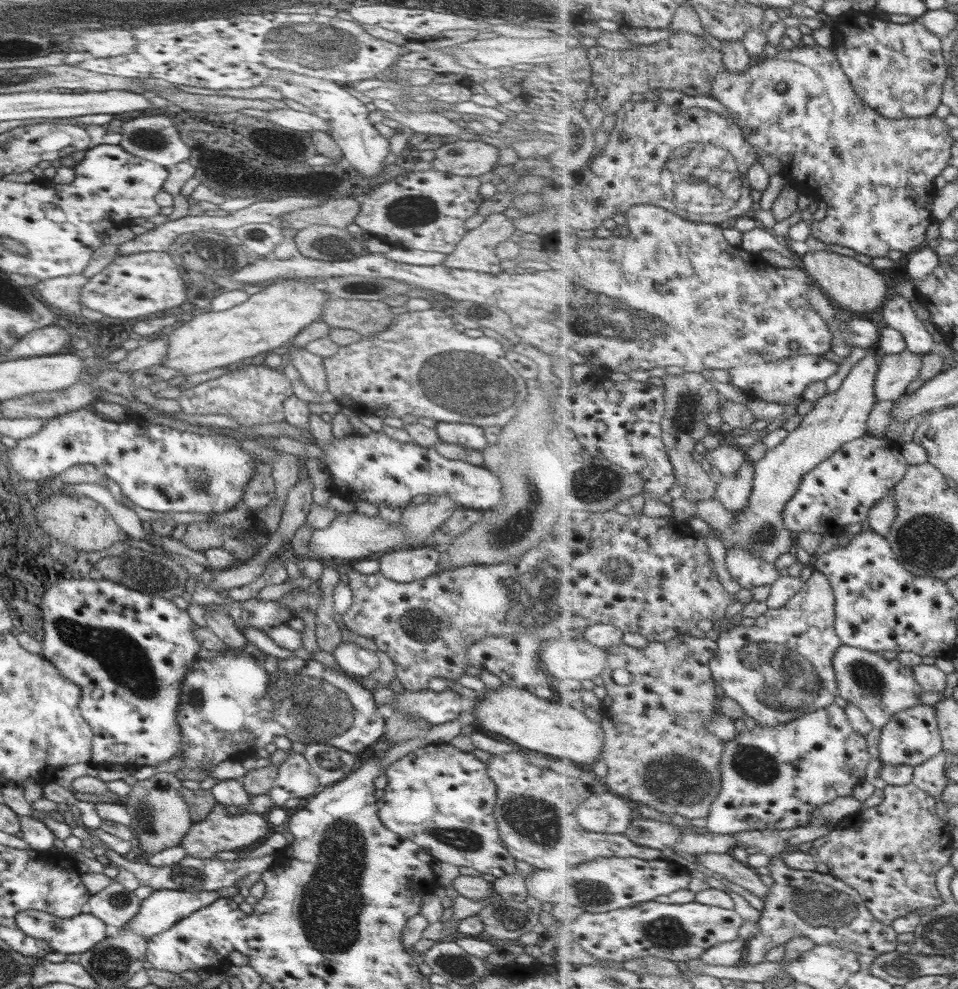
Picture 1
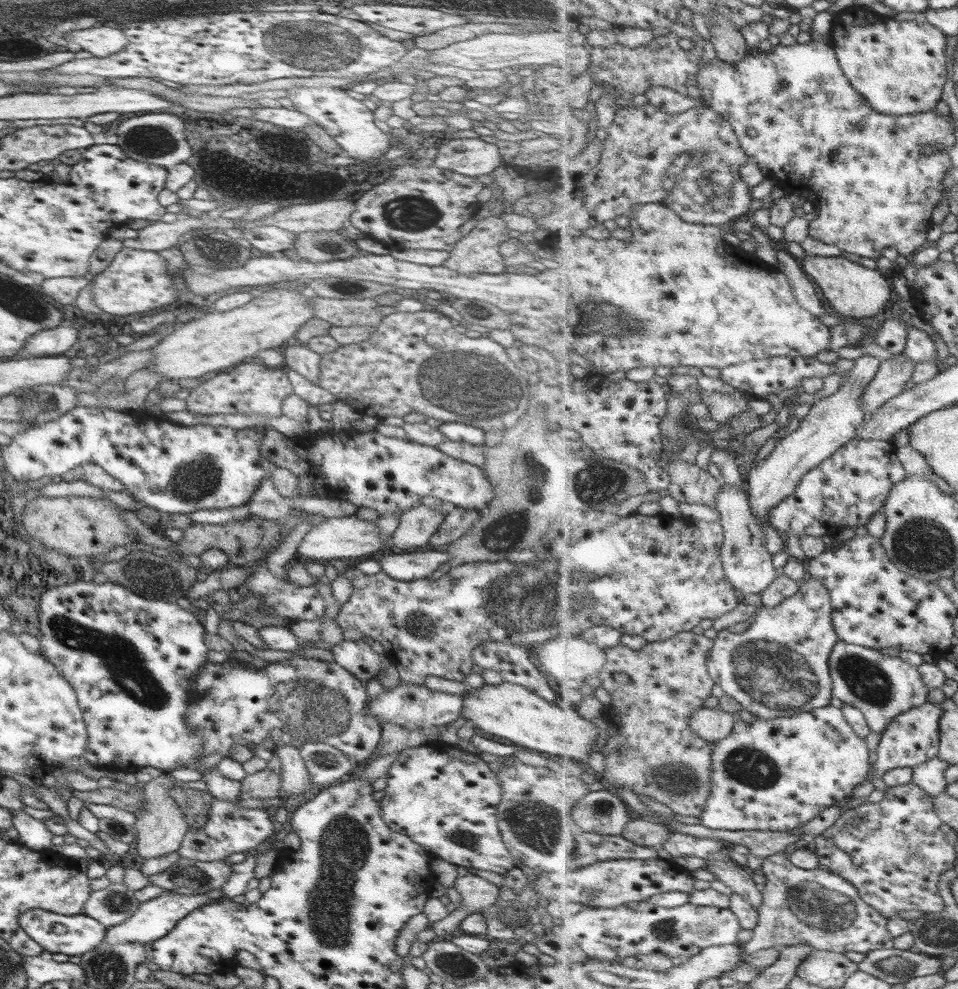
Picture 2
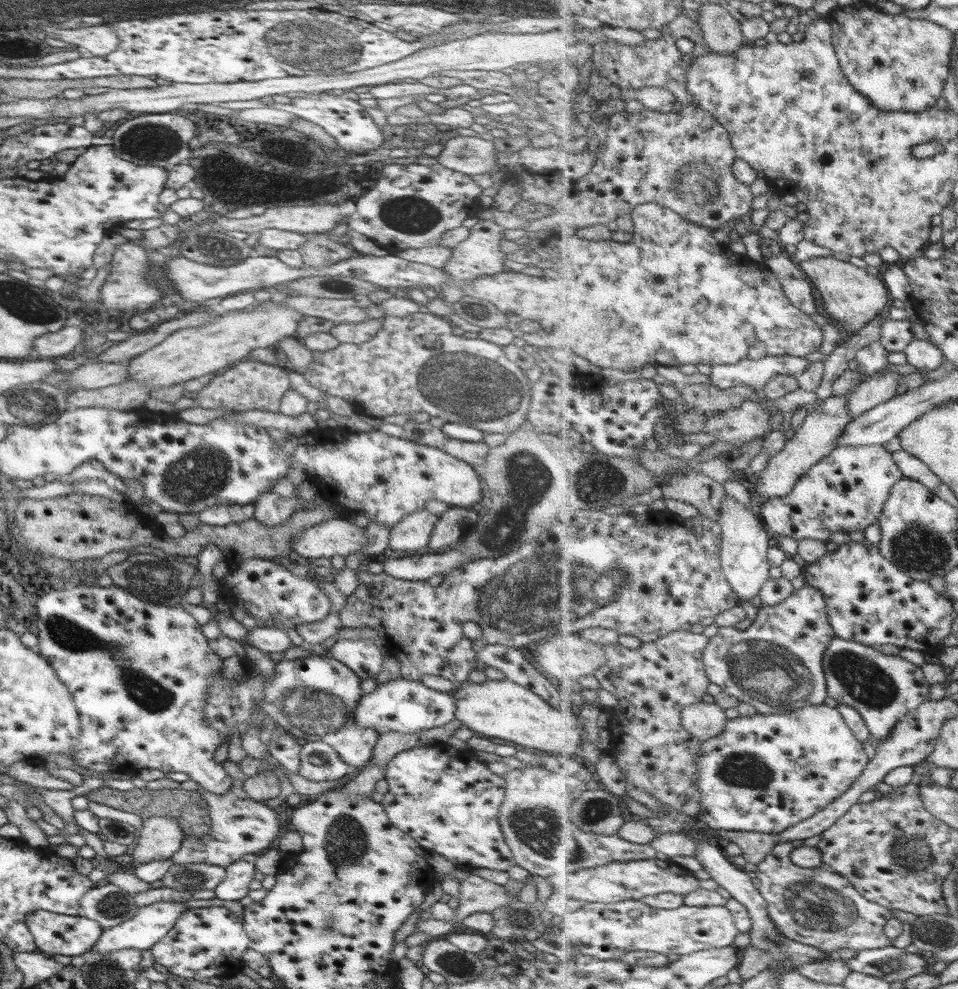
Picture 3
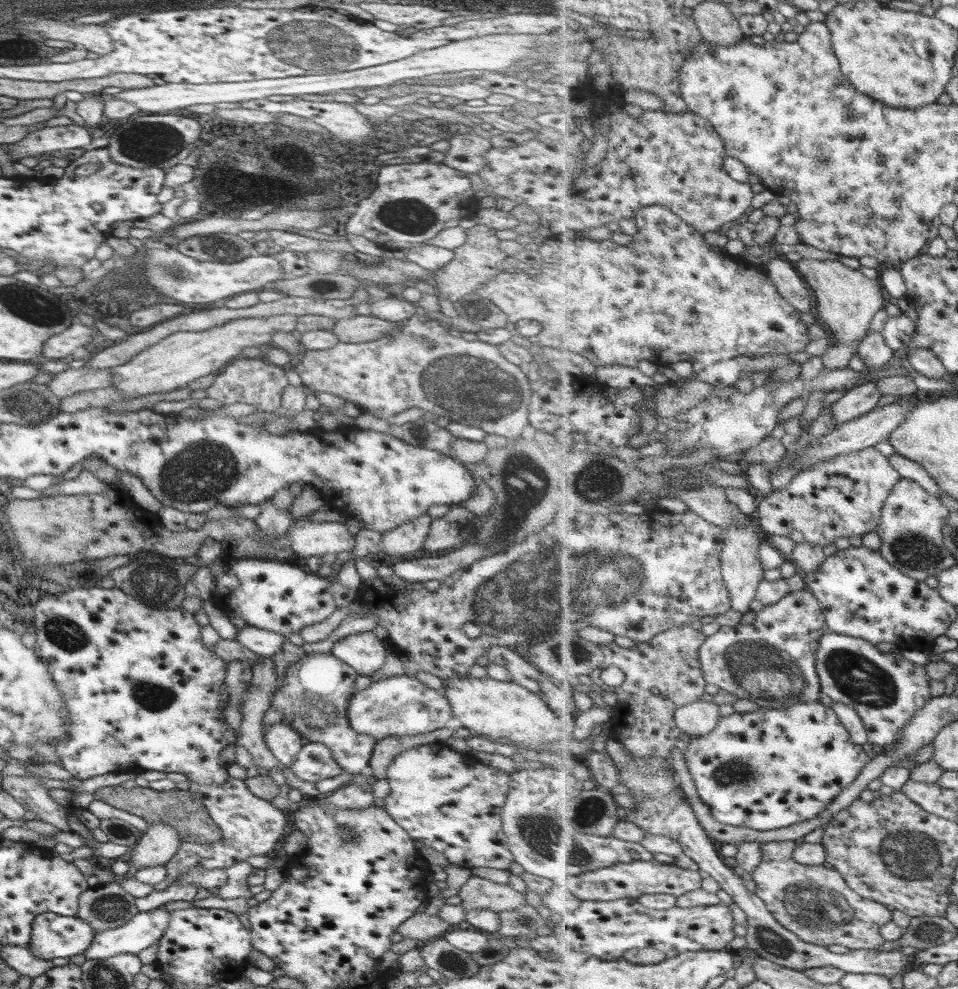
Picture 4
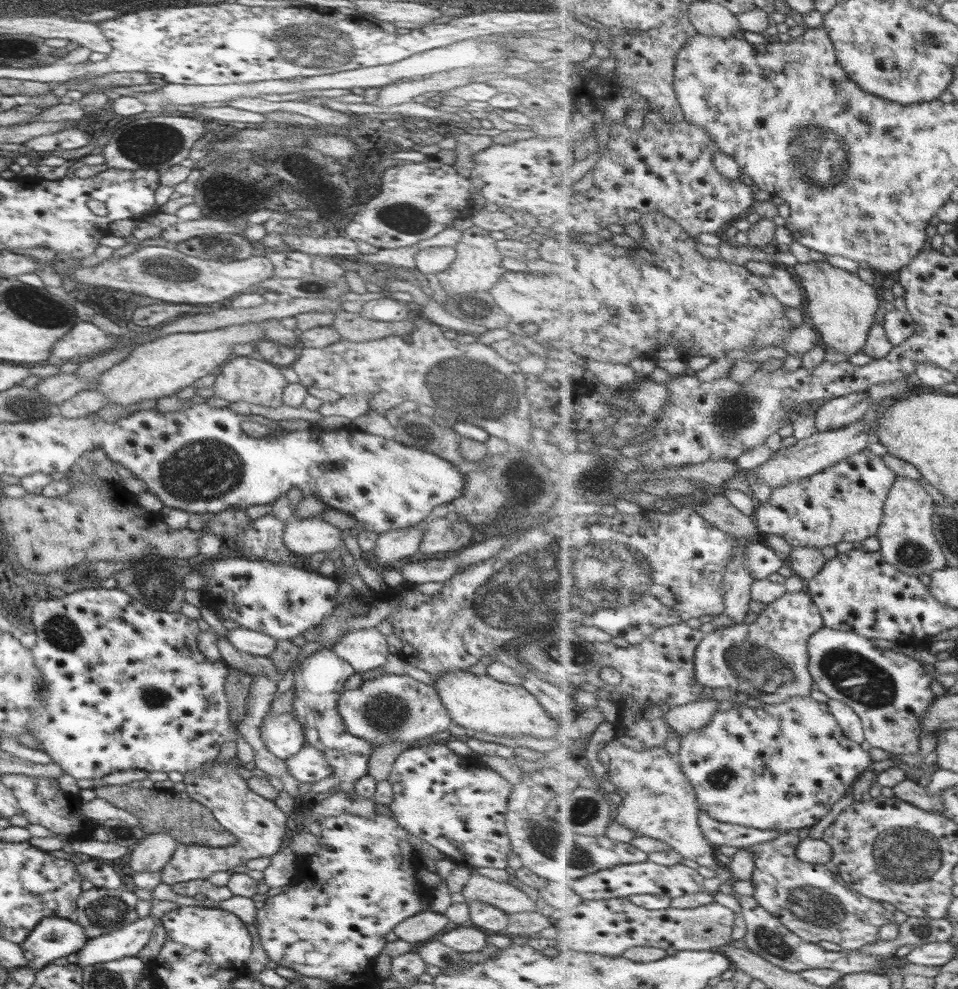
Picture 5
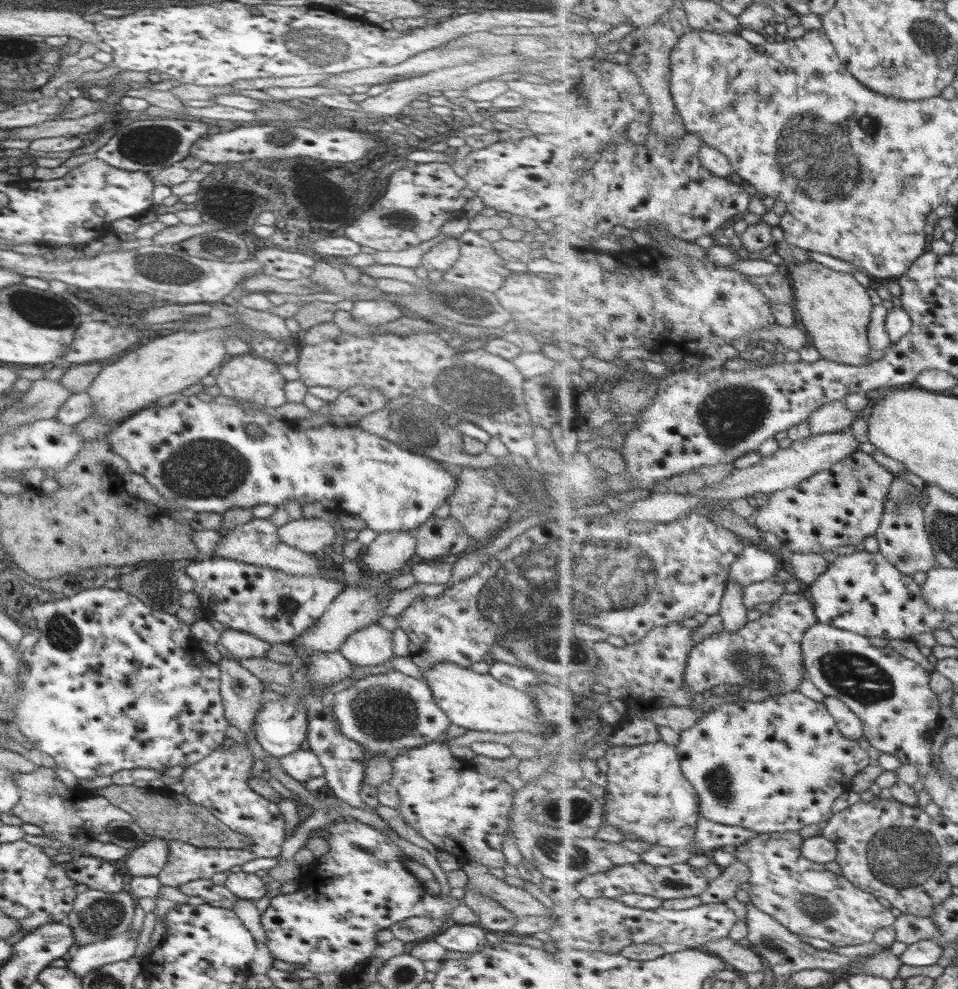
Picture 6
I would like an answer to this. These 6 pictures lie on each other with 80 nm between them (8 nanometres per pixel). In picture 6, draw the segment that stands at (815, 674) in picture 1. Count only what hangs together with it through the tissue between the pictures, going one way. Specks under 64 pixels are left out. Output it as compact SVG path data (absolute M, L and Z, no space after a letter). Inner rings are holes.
M785 594L772 604L767 614L747 624L739 632L719 632L705 637L691 650L686 667L686 687L694 694L711 691L721 684L749 685L768 689L771 696L797 692L804 679L803 637L818 624L811 602L801 594Z

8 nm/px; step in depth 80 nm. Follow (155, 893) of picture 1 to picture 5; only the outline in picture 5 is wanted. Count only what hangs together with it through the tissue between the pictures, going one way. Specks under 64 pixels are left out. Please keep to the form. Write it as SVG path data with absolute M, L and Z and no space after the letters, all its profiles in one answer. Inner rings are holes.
M150 915L137 917L123 928L86 940L83 948L76 953L81 968L98 962L109 962L118 958L133 957L151 938L151 930L159 919Z

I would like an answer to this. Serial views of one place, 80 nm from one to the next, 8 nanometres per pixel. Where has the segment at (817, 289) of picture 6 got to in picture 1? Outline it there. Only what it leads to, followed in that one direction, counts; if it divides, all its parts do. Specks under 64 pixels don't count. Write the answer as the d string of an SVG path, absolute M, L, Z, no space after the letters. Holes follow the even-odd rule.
M808 252L802 257L802 262L804 270L826 291L827 296L833 298L841 308L851 311L854 317L859 313L882 308L887 301L889 294L887 280L879 274L879 270L855 260L854 257L843 256L837 252Z

